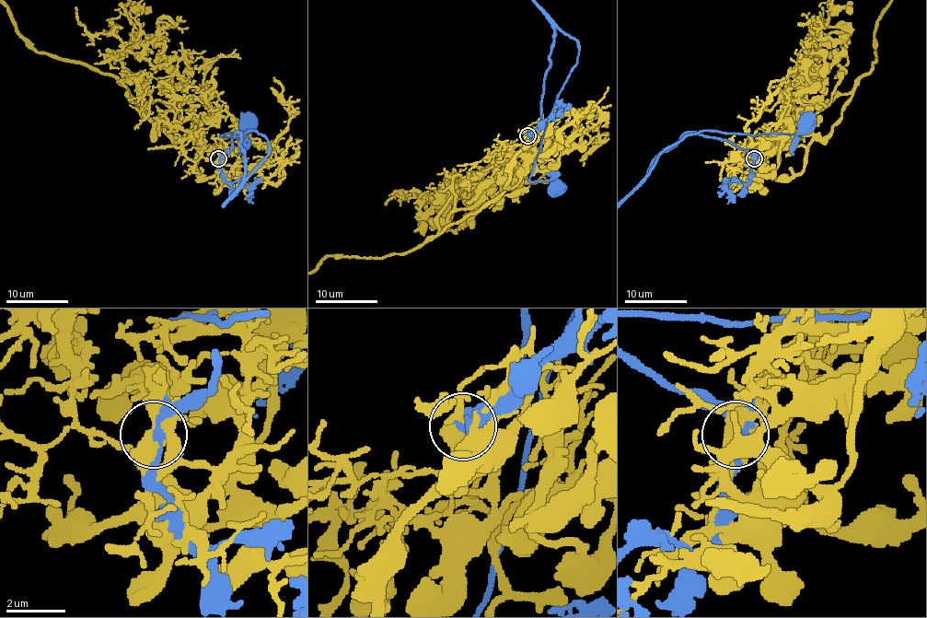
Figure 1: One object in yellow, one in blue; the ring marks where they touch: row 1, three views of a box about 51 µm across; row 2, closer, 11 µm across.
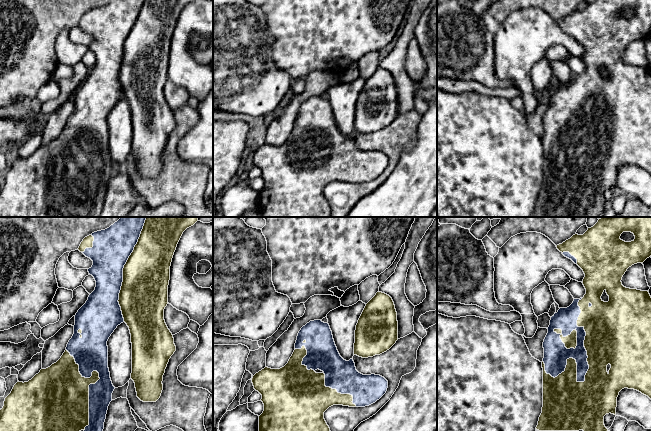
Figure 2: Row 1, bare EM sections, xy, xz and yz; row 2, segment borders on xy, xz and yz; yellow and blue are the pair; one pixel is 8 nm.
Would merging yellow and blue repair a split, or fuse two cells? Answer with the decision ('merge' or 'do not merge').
do not merge

